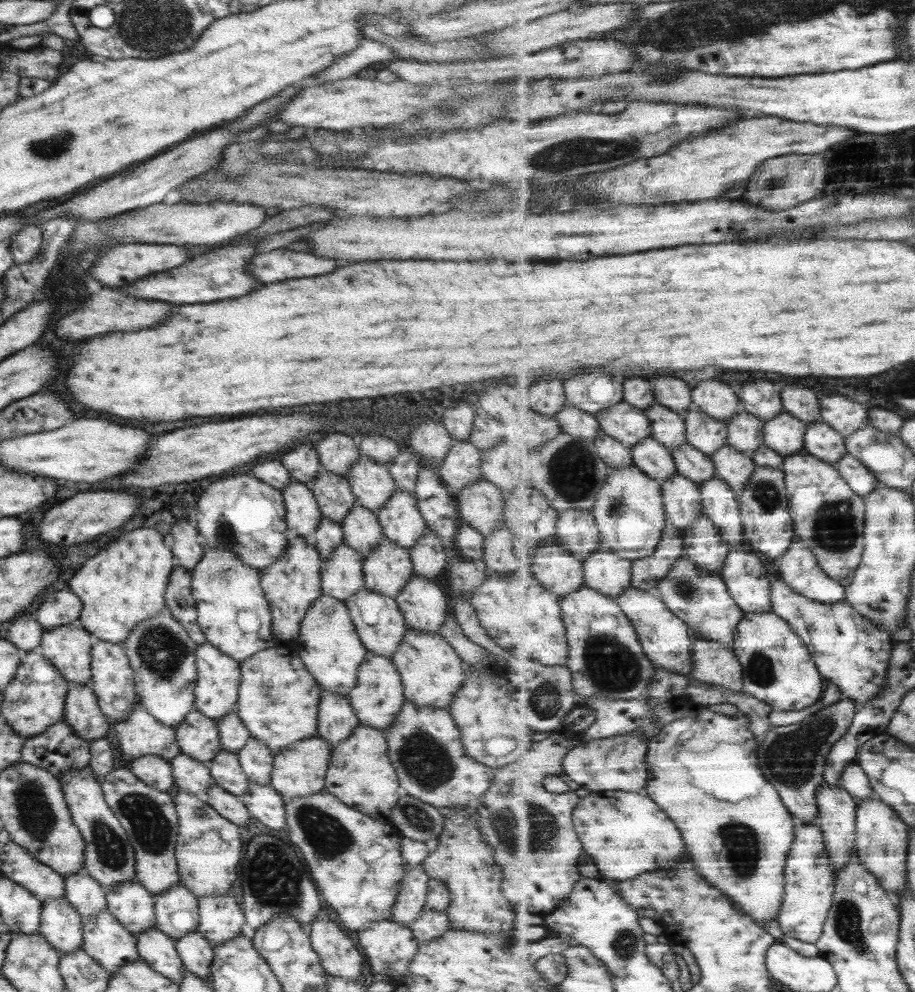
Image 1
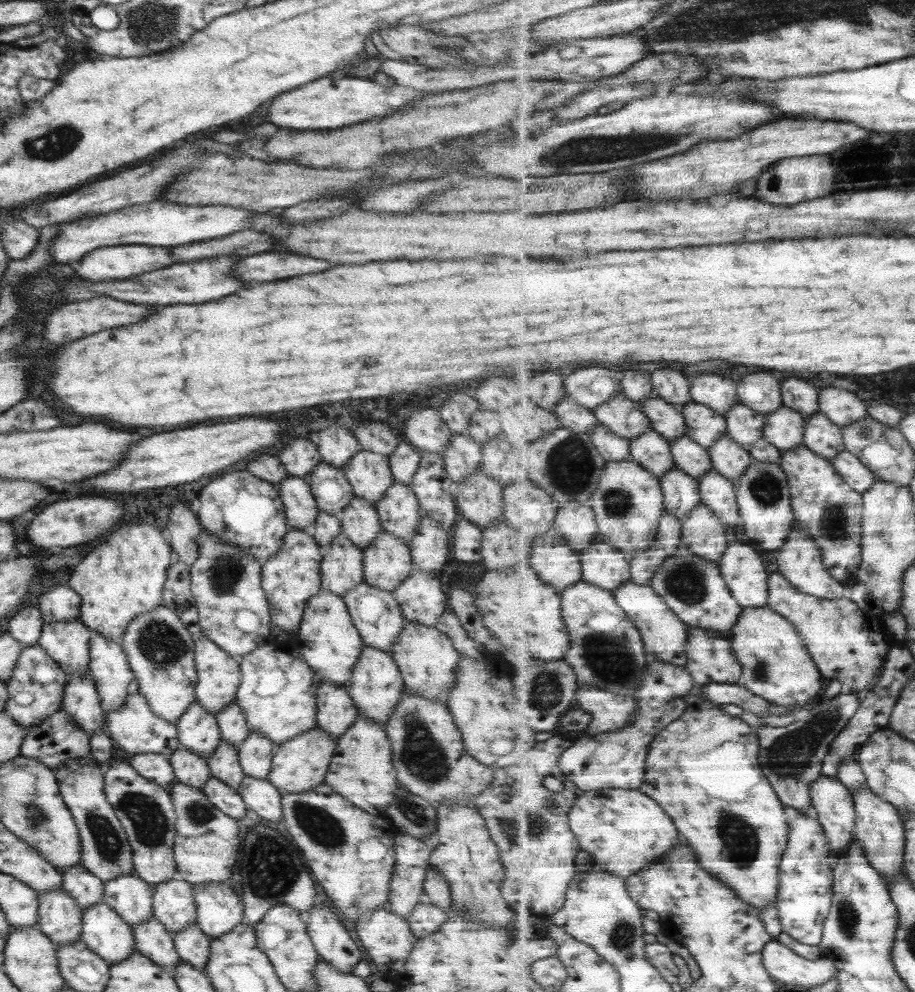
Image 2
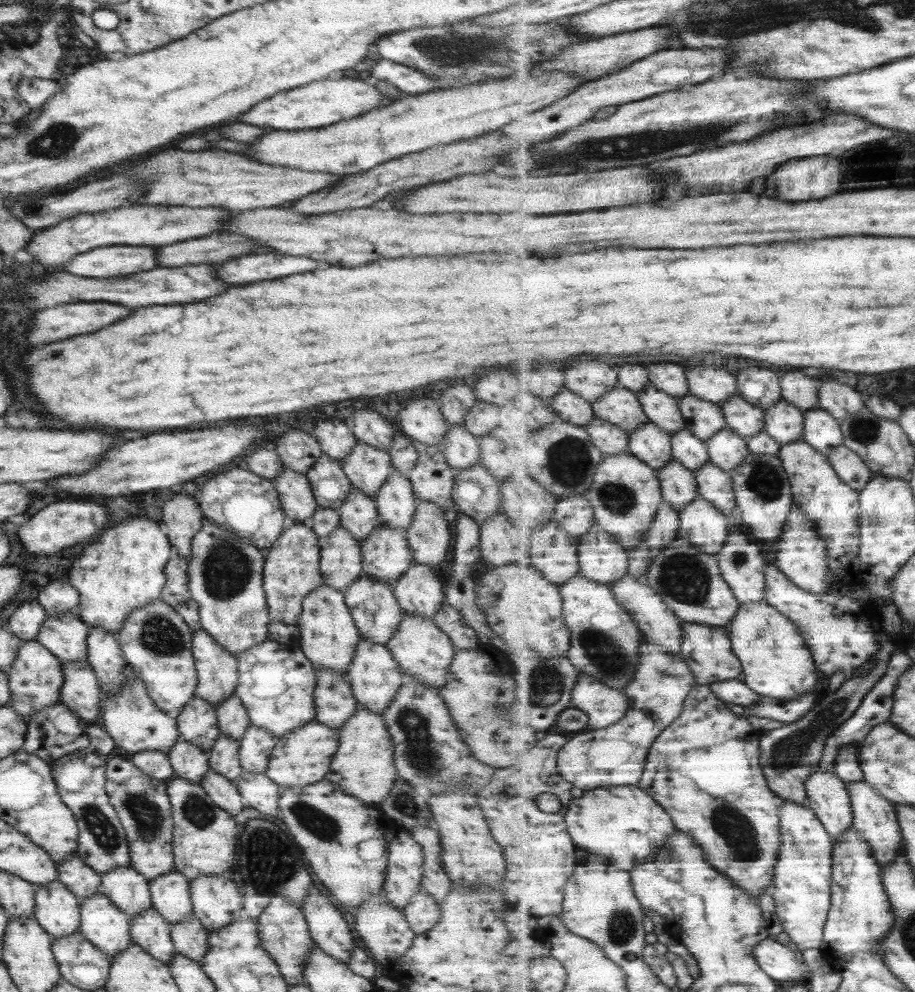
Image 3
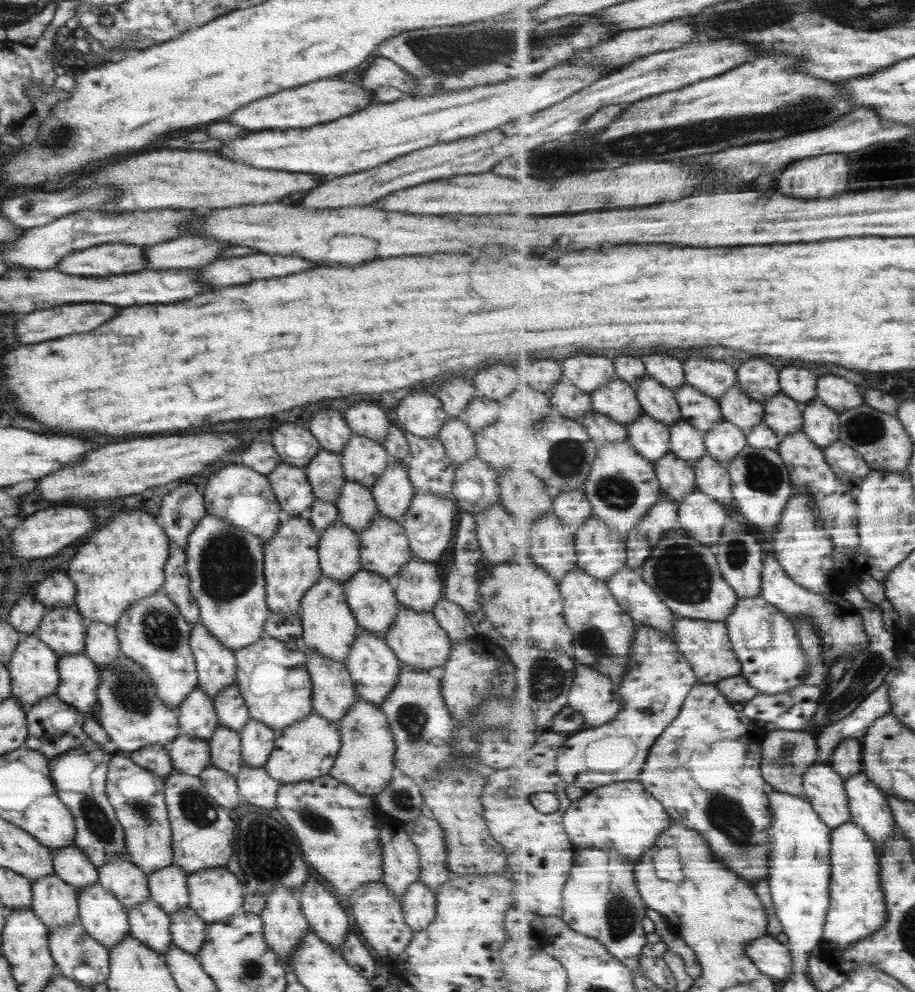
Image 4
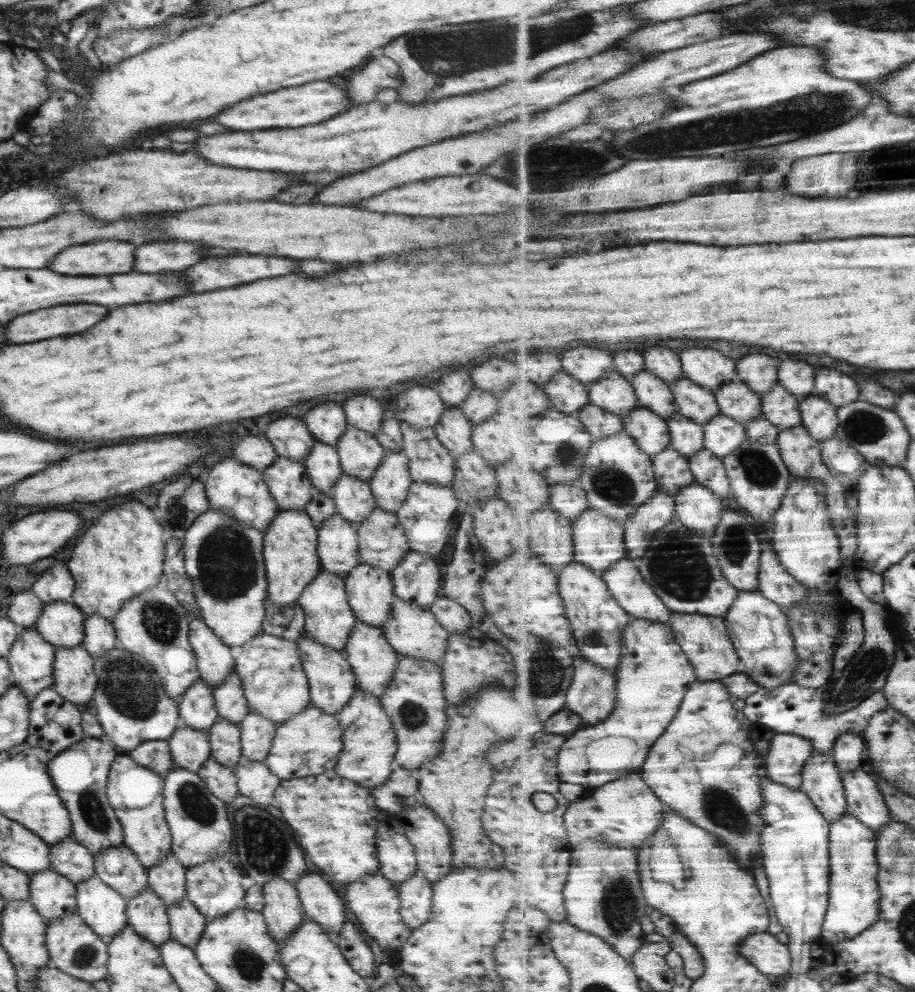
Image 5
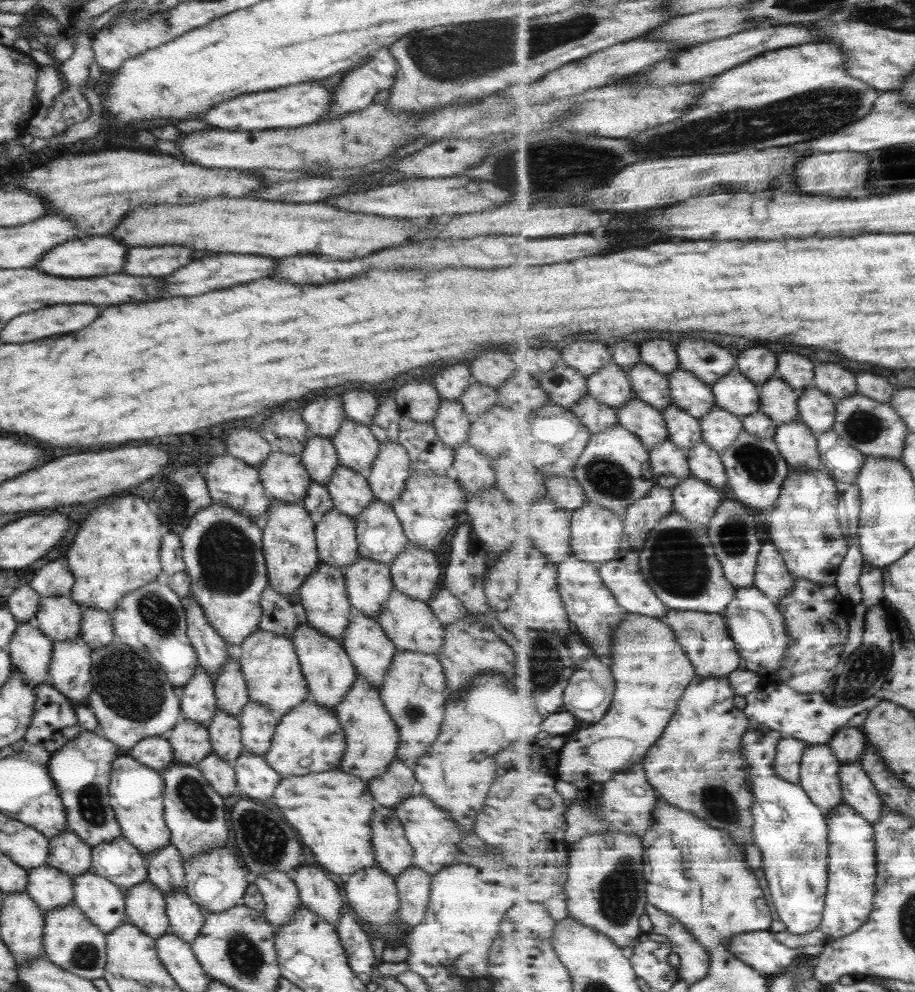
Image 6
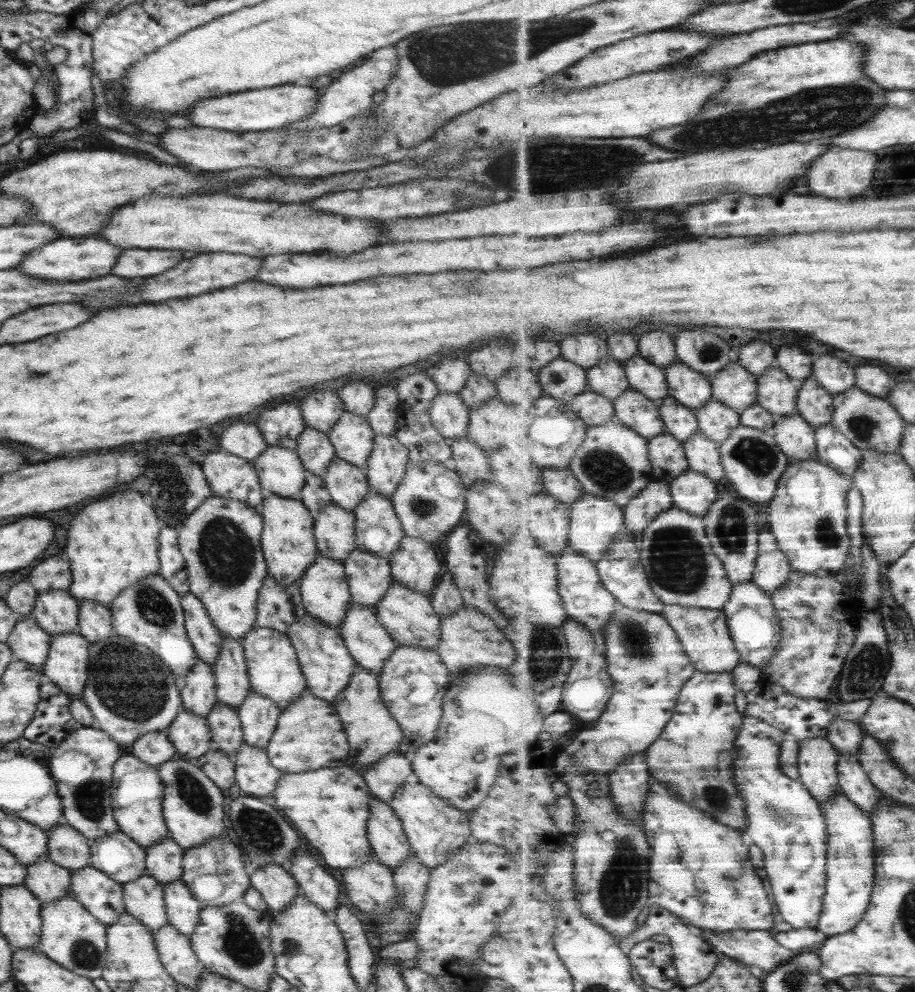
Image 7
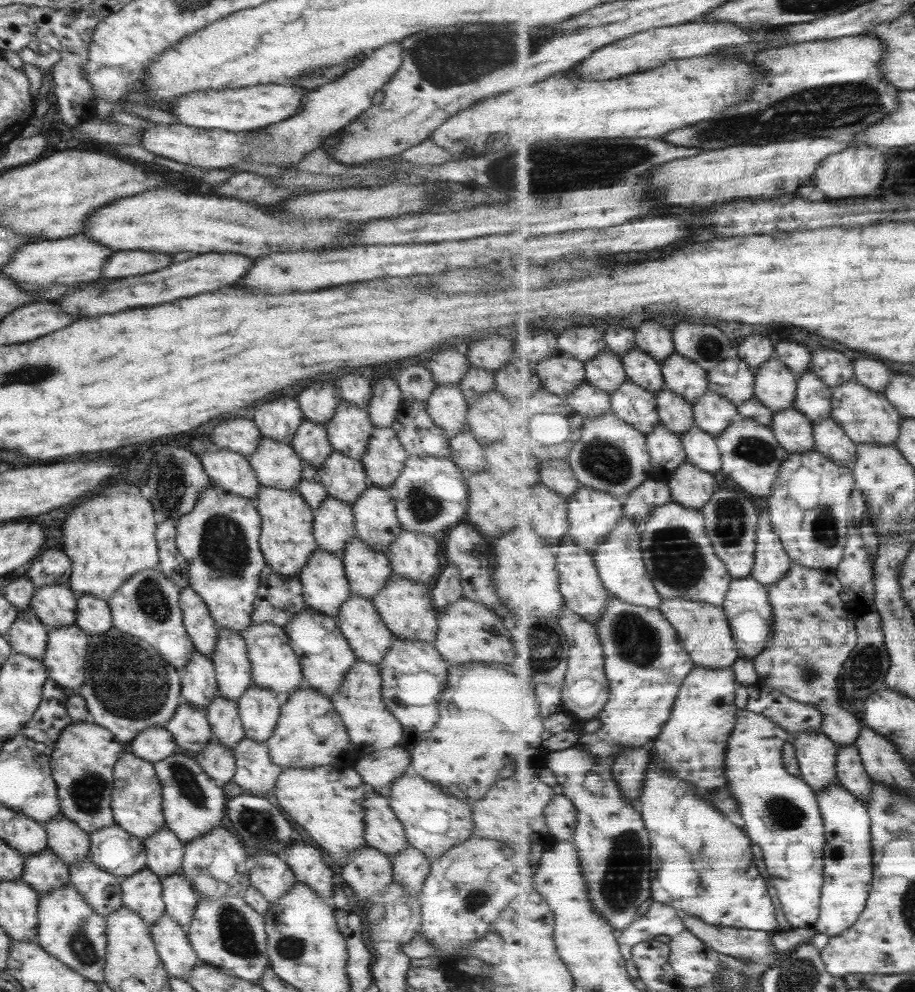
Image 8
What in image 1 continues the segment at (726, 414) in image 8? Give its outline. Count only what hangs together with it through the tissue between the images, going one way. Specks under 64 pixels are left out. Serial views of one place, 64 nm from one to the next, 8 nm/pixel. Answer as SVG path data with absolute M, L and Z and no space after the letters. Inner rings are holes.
M727 443L727 446L721 448L712 458L716 464L718 476L727 480L736 494L739 496L744 494L758 468L752 455Z

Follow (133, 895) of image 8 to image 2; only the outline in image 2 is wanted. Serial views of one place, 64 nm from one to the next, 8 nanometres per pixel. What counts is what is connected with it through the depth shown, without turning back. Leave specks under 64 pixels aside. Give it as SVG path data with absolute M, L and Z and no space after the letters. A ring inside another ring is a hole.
M149 918L133 928L135 950L147 956L154 964L161 966L170 976L177 975L177 966L181 962L174 946L174 936L168 932L157 918Z

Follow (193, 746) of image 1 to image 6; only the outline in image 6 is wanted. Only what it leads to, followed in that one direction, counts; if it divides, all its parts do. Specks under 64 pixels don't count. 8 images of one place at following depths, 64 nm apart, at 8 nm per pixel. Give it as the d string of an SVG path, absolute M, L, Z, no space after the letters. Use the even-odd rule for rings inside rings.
M200 667L190 682L180 688L179 693L183 717L204 725L211 722L218 711L212 676Z

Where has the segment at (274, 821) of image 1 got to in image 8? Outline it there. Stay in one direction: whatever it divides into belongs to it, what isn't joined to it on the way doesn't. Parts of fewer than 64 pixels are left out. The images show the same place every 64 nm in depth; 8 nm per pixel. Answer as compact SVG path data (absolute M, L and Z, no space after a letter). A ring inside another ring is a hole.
M243 738L233 749L235 773L233 781L250 790L252 794L264 794L275 788L276 781L283 769L271 761L265 742Z

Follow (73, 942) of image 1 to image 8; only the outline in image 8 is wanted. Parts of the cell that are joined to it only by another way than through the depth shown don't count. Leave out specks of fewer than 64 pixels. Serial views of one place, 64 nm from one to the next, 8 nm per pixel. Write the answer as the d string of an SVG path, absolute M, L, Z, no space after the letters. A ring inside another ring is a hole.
M46 848L26 857L20 880L29 884L39 895L47 894L69 884L69 868Z

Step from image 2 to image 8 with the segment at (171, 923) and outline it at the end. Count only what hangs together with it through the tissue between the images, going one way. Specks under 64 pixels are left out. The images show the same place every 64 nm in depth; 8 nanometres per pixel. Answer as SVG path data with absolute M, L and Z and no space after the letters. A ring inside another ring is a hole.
M166 824L143 844L146 849L146 867L158 876L158 879L176 875L181 871L184 844Z

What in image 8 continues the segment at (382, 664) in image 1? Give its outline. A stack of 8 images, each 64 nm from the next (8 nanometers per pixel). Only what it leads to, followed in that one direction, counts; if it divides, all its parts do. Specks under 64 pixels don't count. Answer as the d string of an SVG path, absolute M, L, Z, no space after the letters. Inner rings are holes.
M350 594L336 619L357 660L379 666L393 645L394 636L374 604L368 598Z

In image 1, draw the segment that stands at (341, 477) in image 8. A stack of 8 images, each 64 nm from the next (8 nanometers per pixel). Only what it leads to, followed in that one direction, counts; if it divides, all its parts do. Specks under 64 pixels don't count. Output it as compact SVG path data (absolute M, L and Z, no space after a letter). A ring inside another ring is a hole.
M353 504L340 524L343 530L343 542L360 553L363 558L379 545L383 537L377 514L357 504Z

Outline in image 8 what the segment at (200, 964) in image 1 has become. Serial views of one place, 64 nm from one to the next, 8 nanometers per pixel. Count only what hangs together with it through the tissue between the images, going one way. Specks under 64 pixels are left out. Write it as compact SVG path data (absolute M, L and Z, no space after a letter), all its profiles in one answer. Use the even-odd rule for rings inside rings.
M182 872L160 879L160 882L162 883L165 913L180 926L188 928L201 899L200 891L193 889L192 883L184 877Z

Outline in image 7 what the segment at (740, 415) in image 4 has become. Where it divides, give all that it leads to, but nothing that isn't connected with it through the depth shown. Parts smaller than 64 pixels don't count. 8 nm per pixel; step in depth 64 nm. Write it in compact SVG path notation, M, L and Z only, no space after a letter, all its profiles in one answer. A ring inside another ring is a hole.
M736 359L715 378L713 396L741 415L759 404L759 379Z

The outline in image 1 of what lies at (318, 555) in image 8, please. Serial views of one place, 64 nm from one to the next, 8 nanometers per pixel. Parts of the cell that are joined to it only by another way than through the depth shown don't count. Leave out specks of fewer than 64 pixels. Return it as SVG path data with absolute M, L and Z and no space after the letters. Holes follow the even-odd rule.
M321 594L308 607L306 616L301 622L297 640L299 641L299 649L296 651L300 660L316 679L321 690L329 690L347 696L356 684L357 672L360 663L367 655L367 650L359 639L354 624L352 624L345 602Z

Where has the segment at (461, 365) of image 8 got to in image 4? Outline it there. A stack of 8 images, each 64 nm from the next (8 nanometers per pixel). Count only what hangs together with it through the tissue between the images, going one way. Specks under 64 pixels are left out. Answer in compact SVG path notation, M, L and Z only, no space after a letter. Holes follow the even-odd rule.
M452 378L436 392L436 396L441 400L447 416L463 417L468 403L474 398L474 392L476 388L472 382L464 378Z

